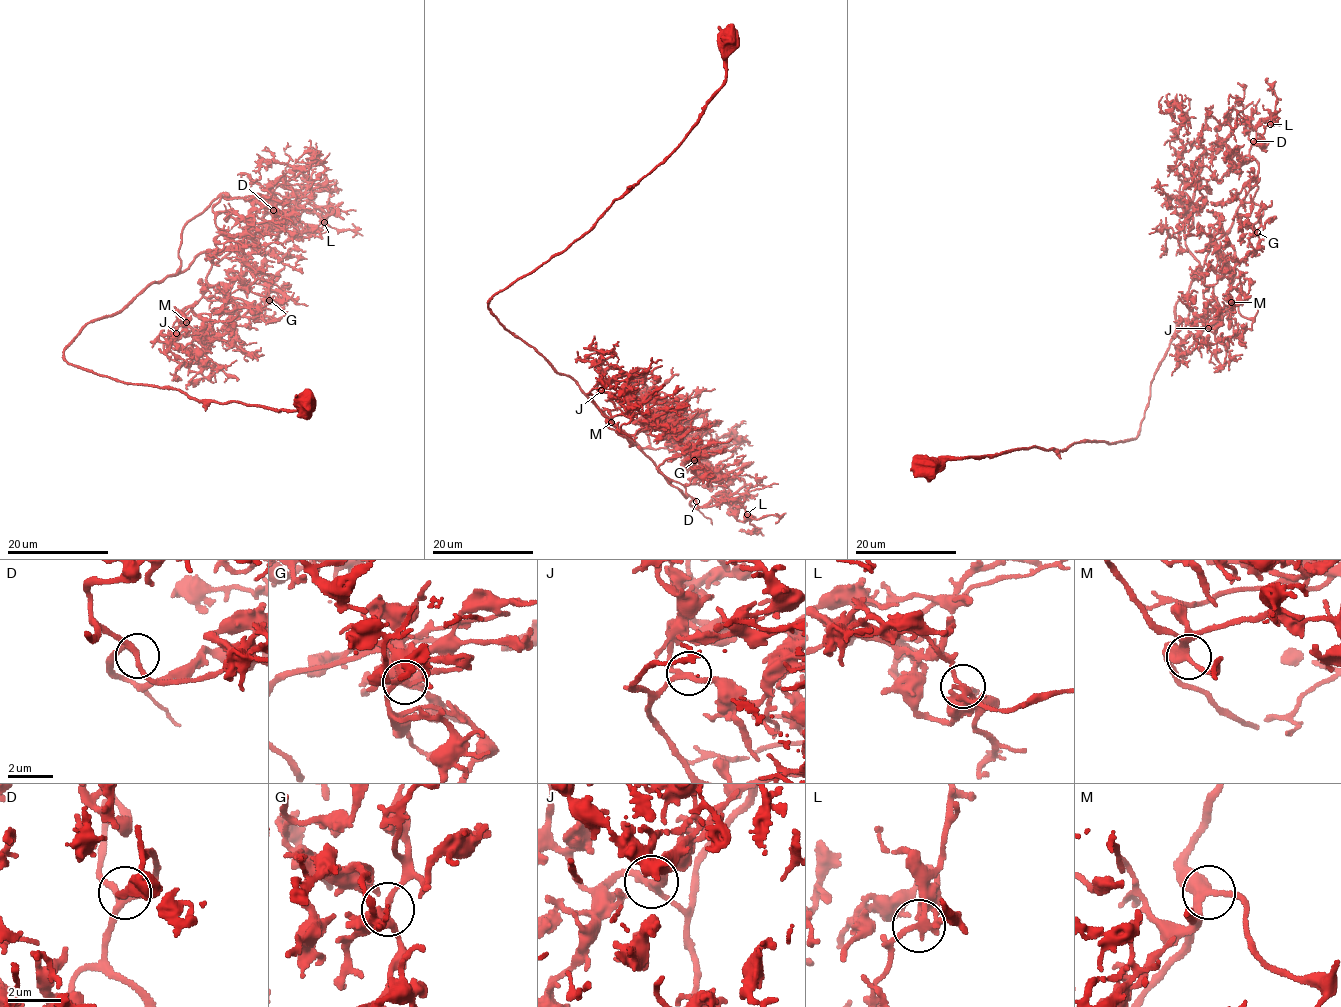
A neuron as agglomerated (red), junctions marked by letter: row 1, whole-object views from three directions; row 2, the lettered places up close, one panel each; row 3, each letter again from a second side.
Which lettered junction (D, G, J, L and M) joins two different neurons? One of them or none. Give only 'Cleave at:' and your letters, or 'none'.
Cleave at: L

